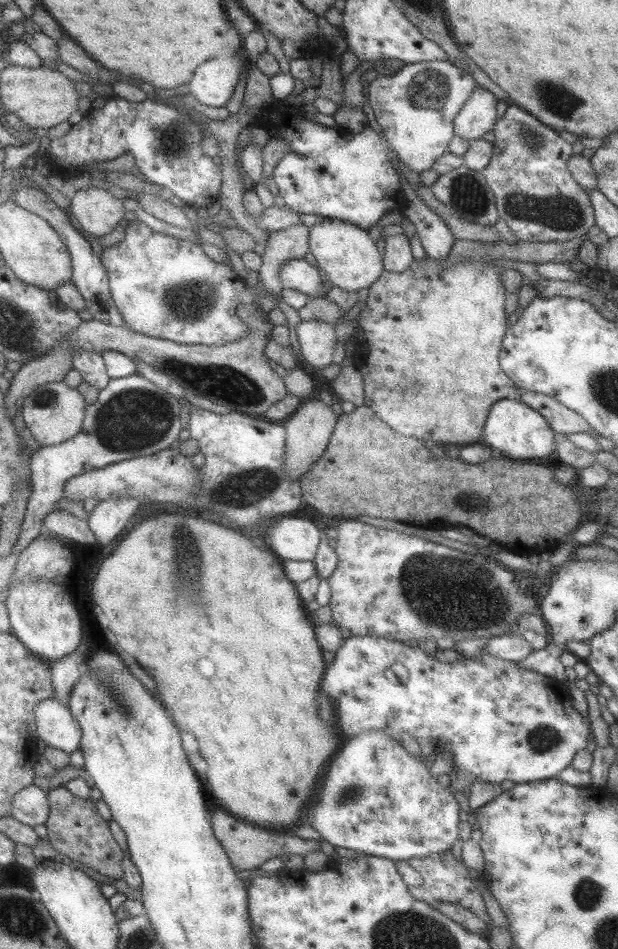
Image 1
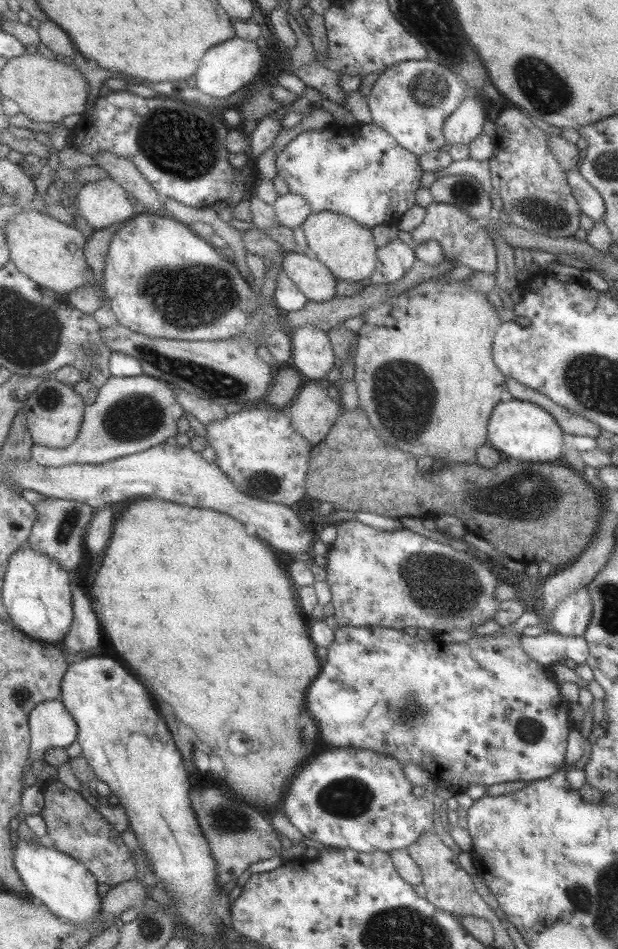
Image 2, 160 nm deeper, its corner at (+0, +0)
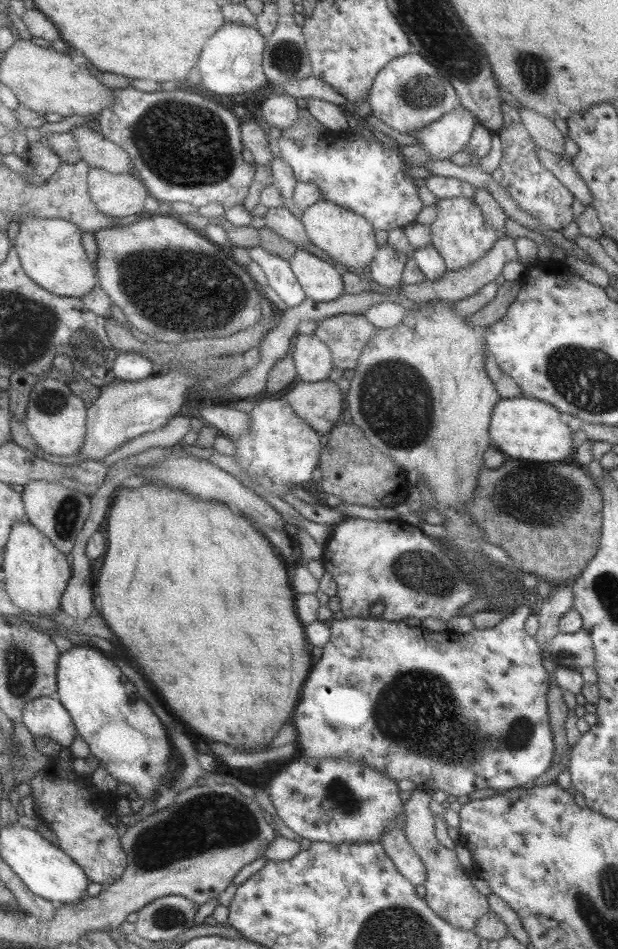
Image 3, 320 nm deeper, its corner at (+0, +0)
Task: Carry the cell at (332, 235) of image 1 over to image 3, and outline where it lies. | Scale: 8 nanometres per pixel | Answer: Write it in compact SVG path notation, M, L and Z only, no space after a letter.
M320 198L302 210L300 221L310 242L325 252L332 261L339 262L342 267L363 269L372 262L377 253L378 246L371 224L344 206Z

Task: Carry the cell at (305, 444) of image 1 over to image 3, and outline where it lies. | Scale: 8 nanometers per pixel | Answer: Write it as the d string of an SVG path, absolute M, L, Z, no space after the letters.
M329 379L317 382L299 381L283 400L293 412L322 437L342 419L345 402L338 385Z

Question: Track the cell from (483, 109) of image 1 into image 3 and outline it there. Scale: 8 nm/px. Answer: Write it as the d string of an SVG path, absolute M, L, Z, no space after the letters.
M457 105L429 125L415 129L412 136L432 160L448 160L466 148L475 124L472 114Z

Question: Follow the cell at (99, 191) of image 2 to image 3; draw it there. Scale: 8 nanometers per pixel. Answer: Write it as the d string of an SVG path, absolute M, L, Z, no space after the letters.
M90 166L86 183L90 199L104 215L123 218L145 211L143 202L149 195L148 190L135 174L113 174Z

